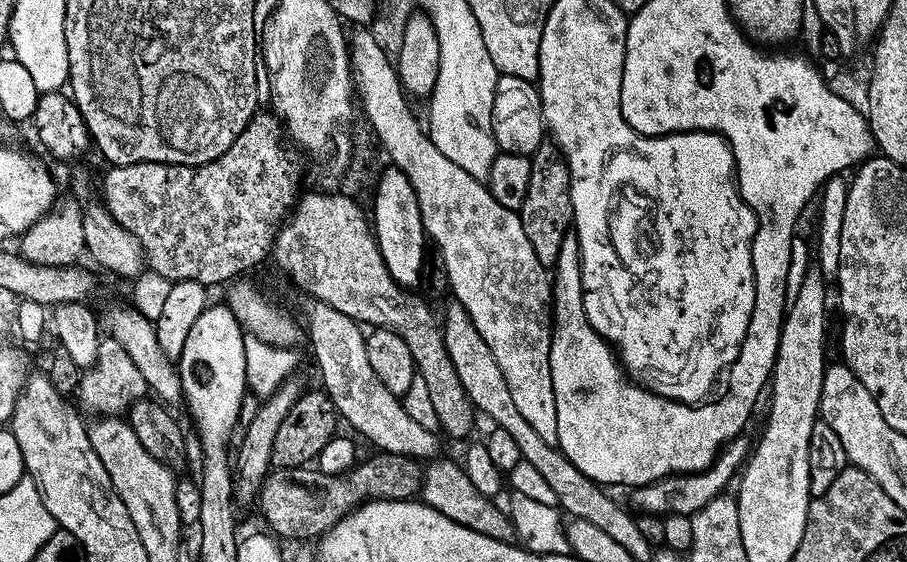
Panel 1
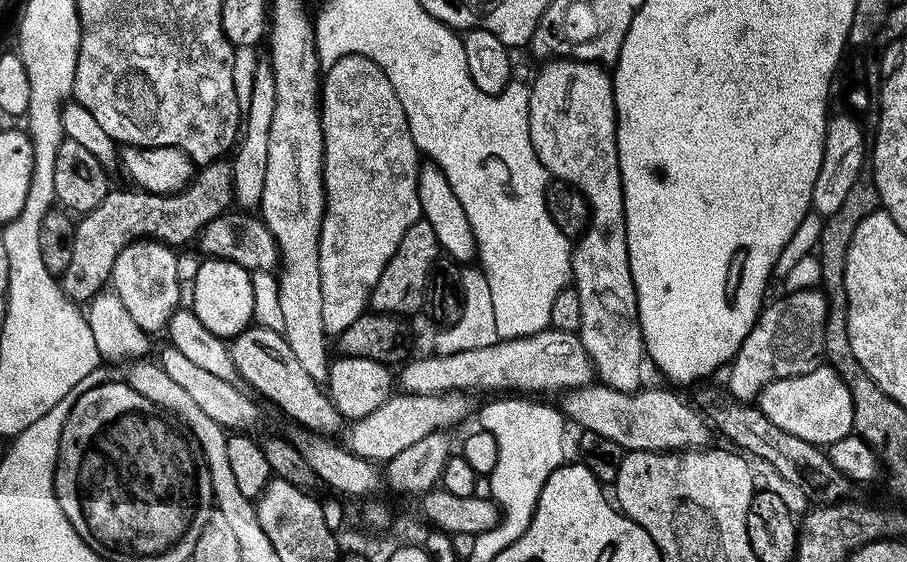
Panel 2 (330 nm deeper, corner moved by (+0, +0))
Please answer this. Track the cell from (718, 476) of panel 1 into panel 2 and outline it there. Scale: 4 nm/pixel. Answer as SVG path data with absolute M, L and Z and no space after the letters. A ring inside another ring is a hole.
M815 287L792 290L787 294L789 296L774 301L772 305L769 303L761 311L750 334L746 334L742 346L736 351L732 373L726 383L731 395L737 398L757 397L764 387L775 380L806 375L822 364L829 297Z

